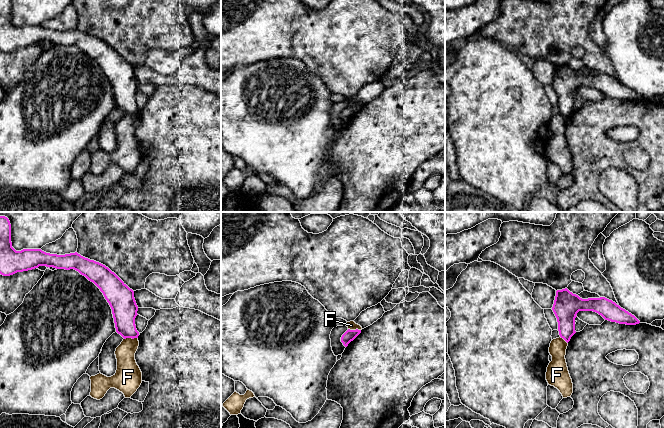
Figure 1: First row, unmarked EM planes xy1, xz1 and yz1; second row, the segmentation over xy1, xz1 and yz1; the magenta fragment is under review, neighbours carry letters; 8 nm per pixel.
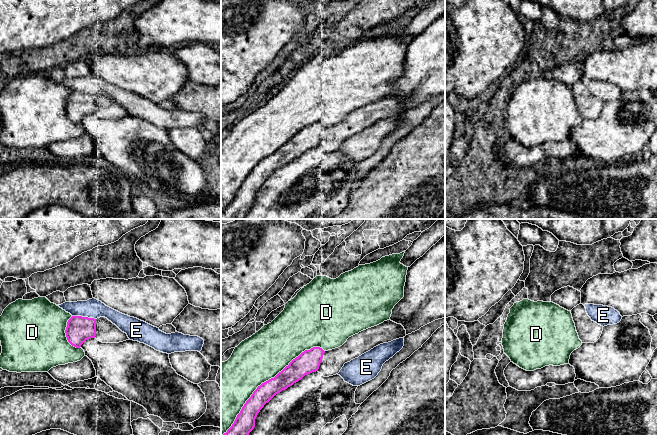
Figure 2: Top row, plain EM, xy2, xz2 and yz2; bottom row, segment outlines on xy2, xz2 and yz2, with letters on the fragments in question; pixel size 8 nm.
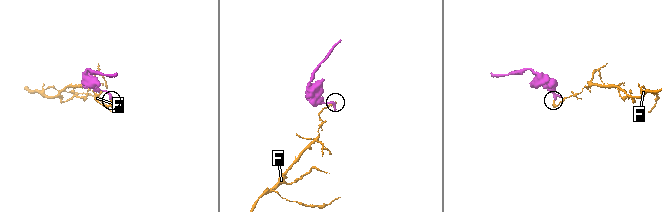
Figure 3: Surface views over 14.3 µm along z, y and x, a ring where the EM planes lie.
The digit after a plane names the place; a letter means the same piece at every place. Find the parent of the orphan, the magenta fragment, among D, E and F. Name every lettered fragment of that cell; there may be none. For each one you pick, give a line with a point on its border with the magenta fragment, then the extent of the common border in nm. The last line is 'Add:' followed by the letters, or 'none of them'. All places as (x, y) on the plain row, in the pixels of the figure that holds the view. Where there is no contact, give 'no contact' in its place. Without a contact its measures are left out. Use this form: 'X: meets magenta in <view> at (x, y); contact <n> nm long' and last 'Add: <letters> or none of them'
Add: none of them

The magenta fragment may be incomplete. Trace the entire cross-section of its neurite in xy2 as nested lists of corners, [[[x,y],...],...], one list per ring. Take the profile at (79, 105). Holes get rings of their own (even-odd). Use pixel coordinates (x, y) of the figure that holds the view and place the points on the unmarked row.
[[[72,92],[67,98],[65,109],[68,118],[76,124],[80,124],[90,114],[96,114],[102,119],[119,119],[129,116],[126,109],[105,93],[94,95]]]

